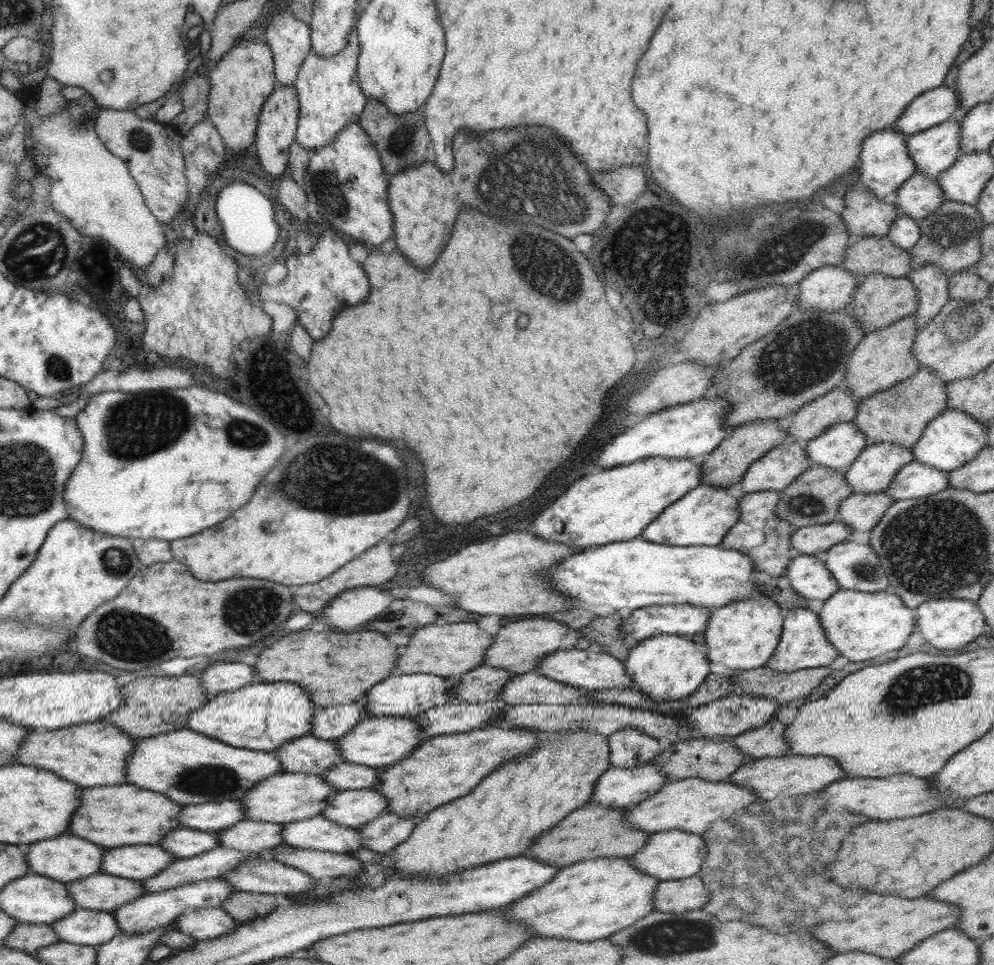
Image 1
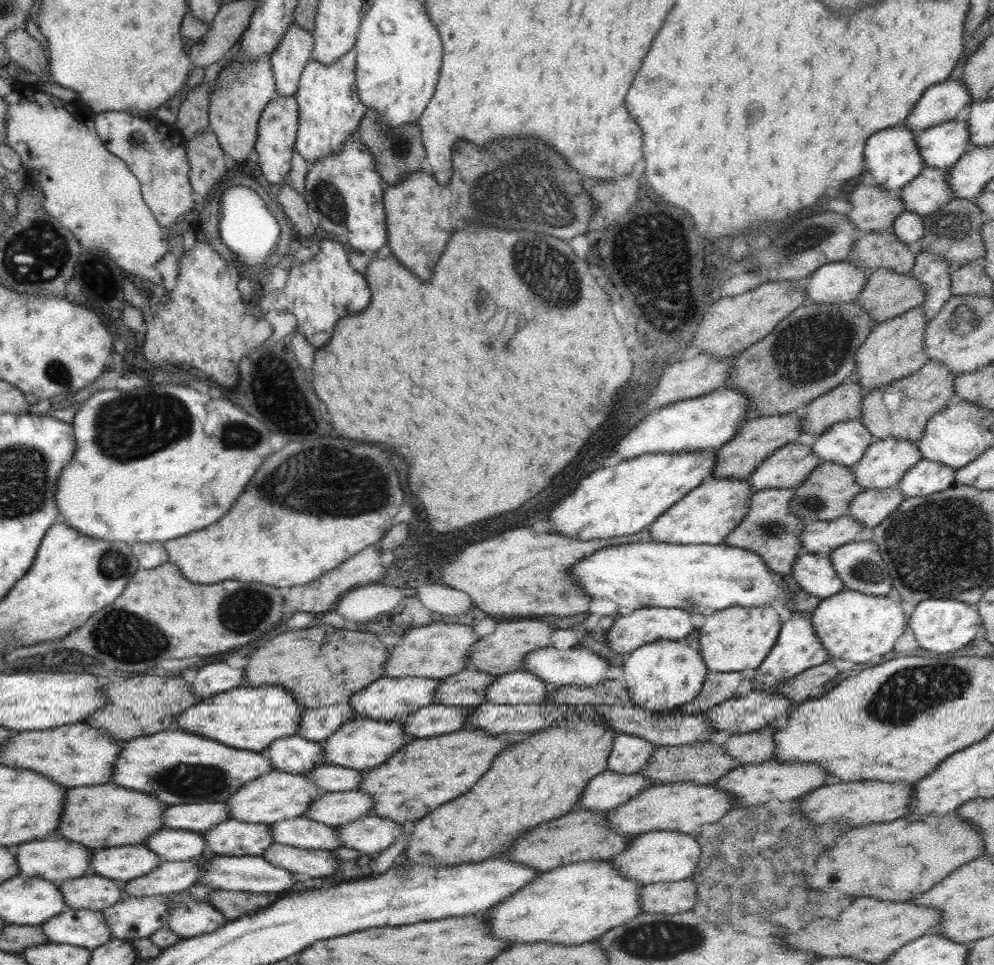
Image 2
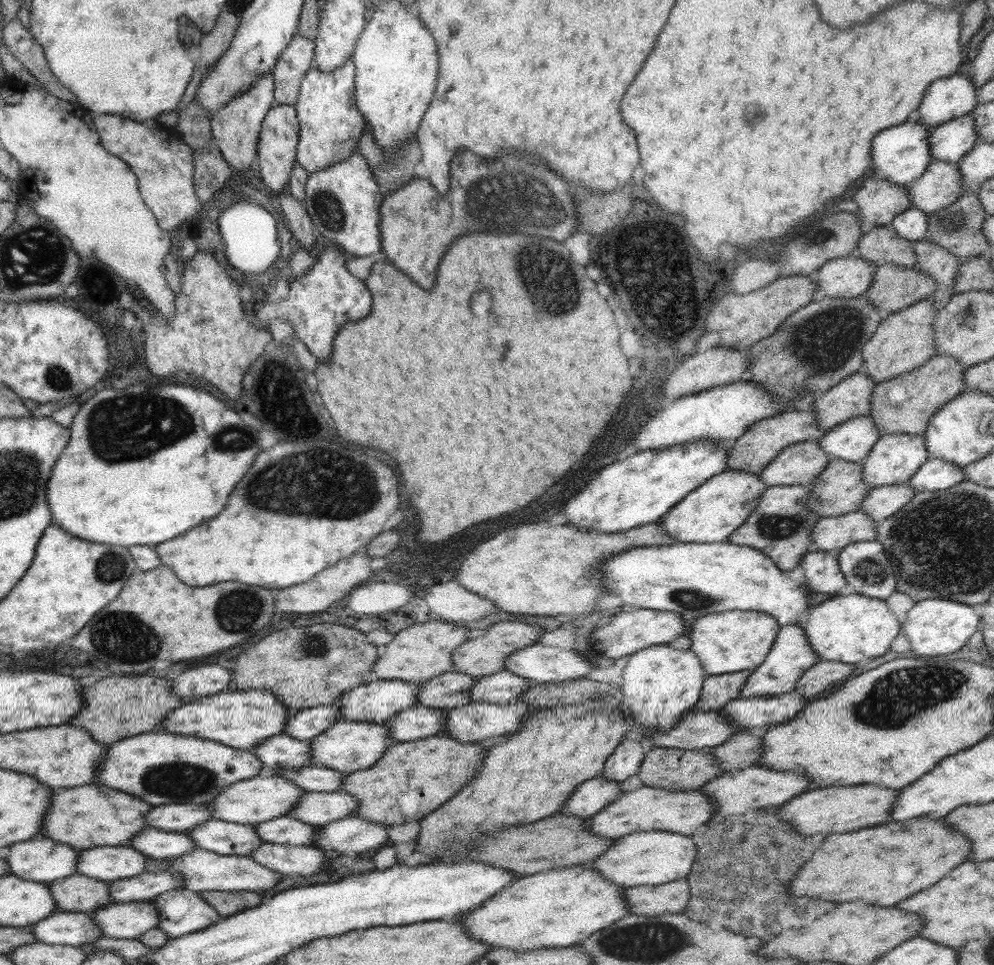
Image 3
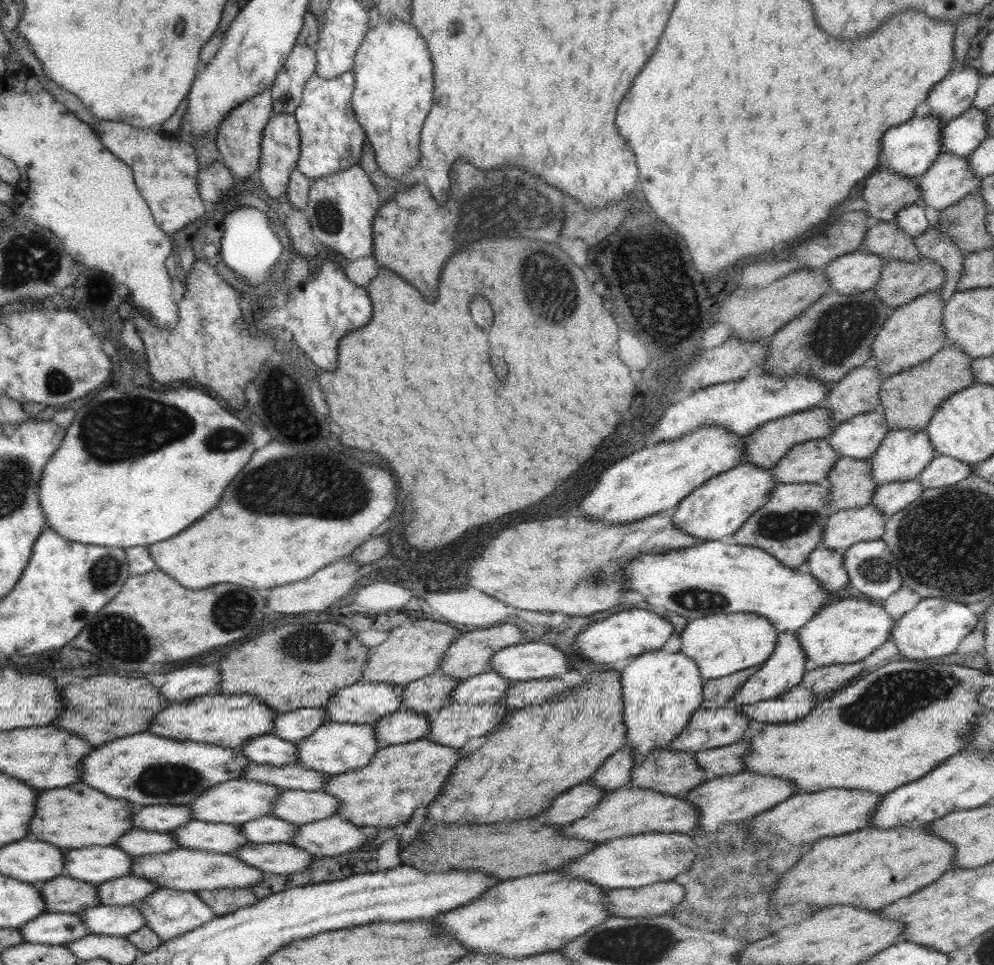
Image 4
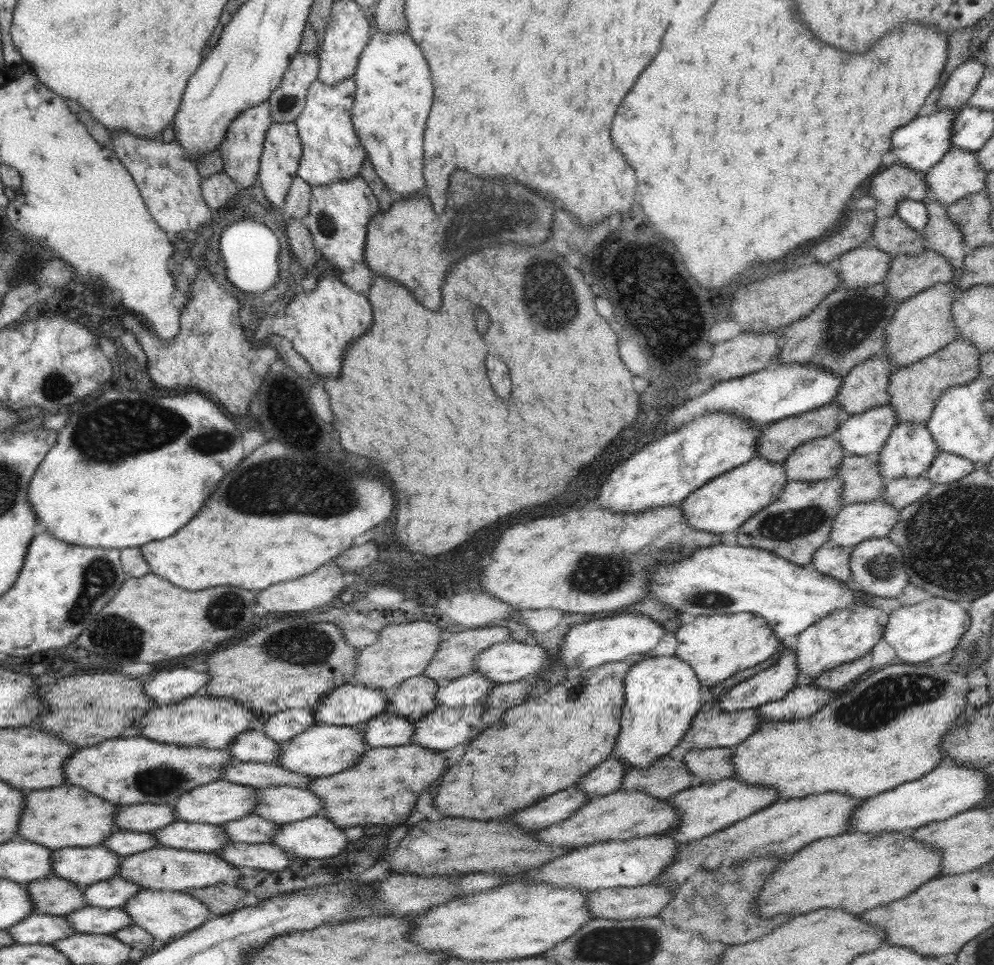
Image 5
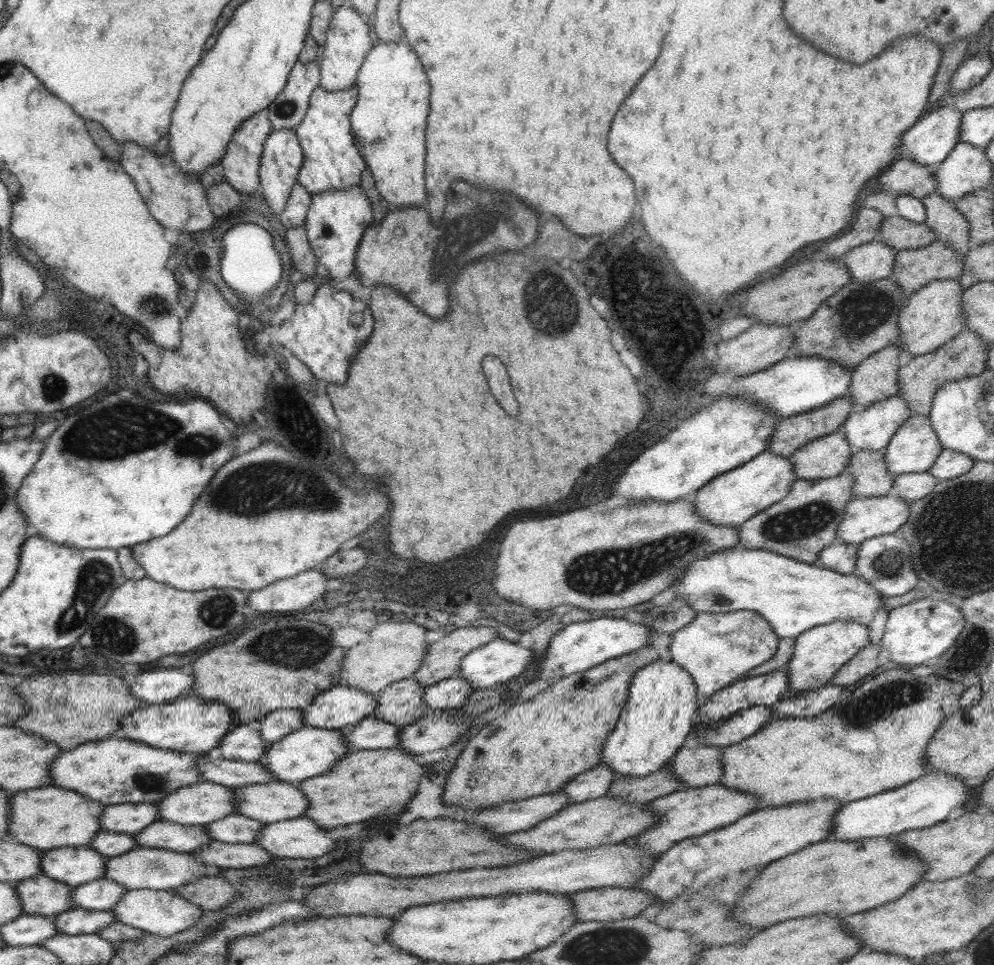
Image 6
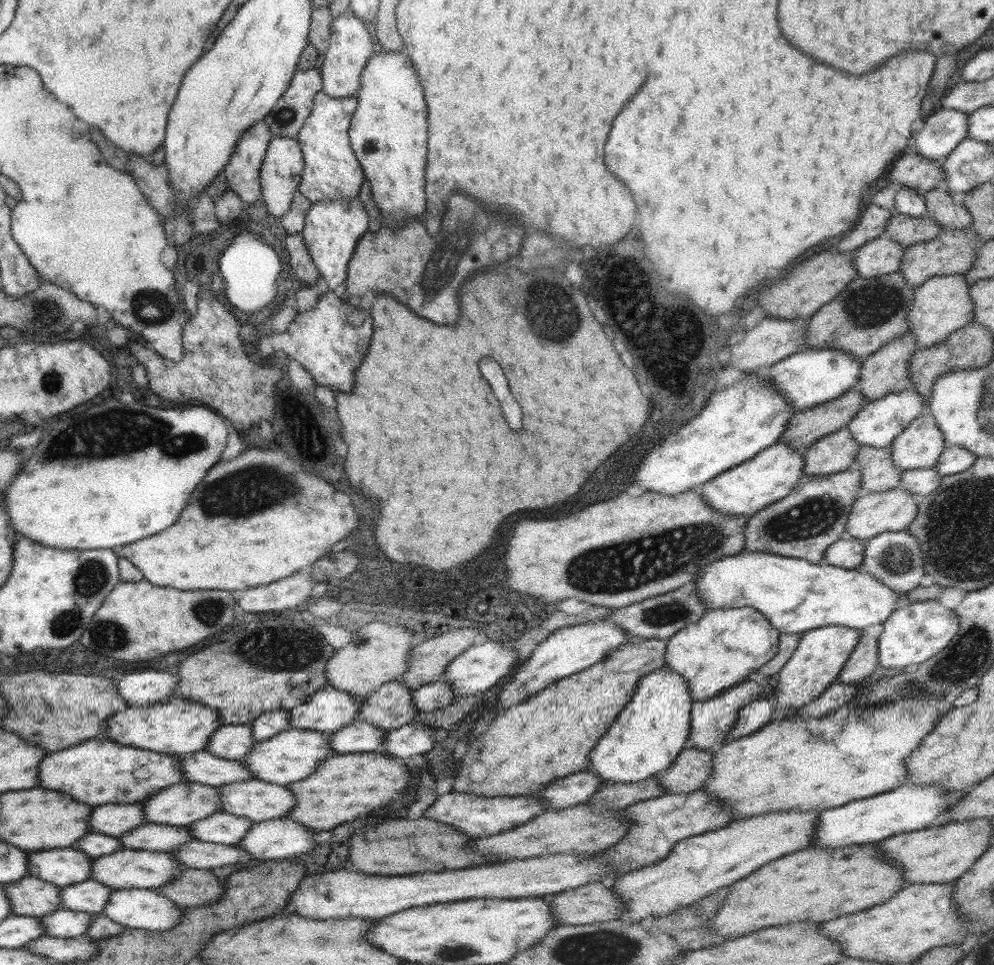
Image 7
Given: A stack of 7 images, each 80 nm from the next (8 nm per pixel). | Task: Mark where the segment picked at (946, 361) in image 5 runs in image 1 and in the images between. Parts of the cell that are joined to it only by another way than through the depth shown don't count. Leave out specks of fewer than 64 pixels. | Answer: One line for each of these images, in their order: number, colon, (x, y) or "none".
1: (899, 415)
2: (901, 409)
3: (905, 404)
4: (909, 398)

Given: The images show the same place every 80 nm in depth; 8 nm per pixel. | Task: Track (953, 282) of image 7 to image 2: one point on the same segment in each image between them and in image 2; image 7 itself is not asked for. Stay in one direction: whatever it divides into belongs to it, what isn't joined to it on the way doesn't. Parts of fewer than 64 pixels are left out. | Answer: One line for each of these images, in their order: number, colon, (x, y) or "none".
2: (894, 348)
3: (904, 340)
4: (914, 332)
5: (922, 324)
6: (933, 315)

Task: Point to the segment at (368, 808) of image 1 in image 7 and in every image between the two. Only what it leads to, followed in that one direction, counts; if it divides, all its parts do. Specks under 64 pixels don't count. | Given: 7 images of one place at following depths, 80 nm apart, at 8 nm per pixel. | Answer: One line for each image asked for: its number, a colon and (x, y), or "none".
2: (335, 808)
3: (317, 808)
4: (299, 807)
5: (283, 804)
6: (270, 802)
7: (254, 799)

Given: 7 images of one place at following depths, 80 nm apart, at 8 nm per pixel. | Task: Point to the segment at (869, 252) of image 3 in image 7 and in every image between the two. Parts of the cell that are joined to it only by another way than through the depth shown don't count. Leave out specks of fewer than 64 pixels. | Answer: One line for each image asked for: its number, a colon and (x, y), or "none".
4: (886, 239)
5: (891, 234)
6: (898, 233)
7: (907, 230)

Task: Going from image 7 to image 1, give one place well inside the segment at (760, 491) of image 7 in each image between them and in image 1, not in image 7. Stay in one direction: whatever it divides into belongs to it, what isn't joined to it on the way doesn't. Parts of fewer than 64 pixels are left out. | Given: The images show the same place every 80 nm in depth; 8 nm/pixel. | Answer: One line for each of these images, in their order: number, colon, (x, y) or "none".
1: (702, 517)
2: (708, 513)
3: (712, 512)
4: (718, 508)
5: (720, 506)
6: (730, 499)

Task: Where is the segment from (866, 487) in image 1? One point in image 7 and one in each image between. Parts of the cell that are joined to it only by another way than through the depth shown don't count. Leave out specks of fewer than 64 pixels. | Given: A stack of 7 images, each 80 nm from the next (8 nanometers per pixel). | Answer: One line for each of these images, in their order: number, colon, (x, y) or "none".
2: (885, 461)
3: (894, 459)
4: (904, 453)
5: (908, 452)
6: (914, 447)
7: (920, 445)

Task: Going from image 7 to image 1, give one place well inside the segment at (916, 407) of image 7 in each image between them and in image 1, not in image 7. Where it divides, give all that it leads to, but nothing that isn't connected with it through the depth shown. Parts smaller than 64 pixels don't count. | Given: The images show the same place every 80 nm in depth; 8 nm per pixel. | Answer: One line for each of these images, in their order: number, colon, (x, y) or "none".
1: (837, 447)
2: (844, 443)
3: (852, 440)
4: (859, 438)
5: (862, 434)
6: (871, 427)

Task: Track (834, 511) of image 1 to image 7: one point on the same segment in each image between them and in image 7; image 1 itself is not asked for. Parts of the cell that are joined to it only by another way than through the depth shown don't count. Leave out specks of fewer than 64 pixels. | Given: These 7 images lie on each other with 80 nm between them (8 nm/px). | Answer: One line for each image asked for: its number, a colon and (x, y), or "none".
2: (826, 494)
3: (840, 489)
4: (850, 481)
5: (863, 483)
6: (871, 478)
7: (878, 472)

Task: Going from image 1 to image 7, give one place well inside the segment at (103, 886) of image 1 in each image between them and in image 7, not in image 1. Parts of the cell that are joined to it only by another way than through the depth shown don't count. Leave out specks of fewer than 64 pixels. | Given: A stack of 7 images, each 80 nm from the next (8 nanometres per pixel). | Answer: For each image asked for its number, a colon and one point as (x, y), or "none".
2: (90, 891)
3: (79, 893)
4: (63, 894)
5: (52, 895)
6: (40, 895)
7: (29, 896)

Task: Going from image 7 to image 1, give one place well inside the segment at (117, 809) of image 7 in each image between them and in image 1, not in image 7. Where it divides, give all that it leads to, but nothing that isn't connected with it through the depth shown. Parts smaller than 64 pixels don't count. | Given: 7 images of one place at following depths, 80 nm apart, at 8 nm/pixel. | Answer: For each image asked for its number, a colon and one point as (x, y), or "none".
1: (212, 816)
2: (191, 817)
3: (169, 817)
4: (160, 818)
5: (145, 817)
6: (128, 818)

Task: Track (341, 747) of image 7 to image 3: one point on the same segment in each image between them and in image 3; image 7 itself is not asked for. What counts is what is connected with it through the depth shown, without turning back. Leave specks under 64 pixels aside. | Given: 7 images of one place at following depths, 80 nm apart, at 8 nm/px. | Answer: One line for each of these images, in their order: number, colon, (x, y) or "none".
3: (418, 722)
4: (403, 726)
5: (386, 730)
6: (371, 733)

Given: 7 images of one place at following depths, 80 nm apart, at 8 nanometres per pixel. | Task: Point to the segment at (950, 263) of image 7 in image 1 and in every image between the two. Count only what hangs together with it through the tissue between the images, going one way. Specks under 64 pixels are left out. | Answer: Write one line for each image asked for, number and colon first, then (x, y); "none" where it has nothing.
1: (879, 300)
2: (886, 294)
3: (893, 287)
4: (900, 282)
5: (908, 274)
6: (913, 268)

